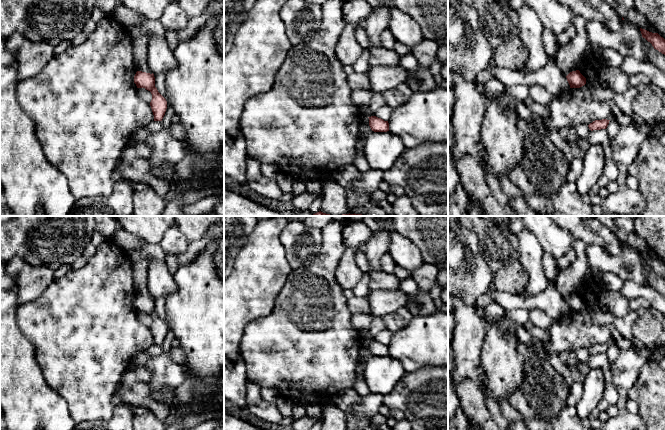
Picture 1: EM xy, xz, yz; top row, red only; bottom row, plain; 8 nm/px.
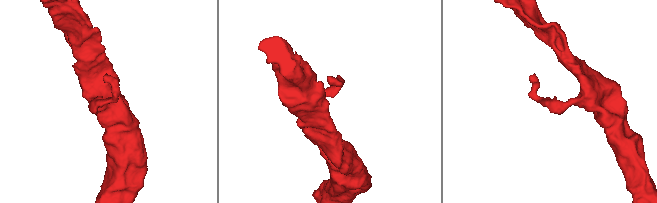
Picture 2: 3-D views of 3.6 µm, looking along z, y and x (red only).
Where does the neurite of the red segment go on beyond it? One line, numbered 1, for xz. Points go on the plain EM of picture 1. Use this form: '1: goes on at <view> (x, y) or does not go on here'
1: does not go on here

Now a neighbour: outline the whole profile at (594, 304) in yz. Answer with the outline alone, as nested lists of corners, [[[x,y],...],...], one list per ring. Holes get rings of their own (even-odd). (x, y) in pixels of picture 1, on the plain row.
[[[595,292],[595,298],[589,298],[587,300],[587,306],[592,311],[602,311],[602,312],[609,312],[599,301],[599,292]]]

